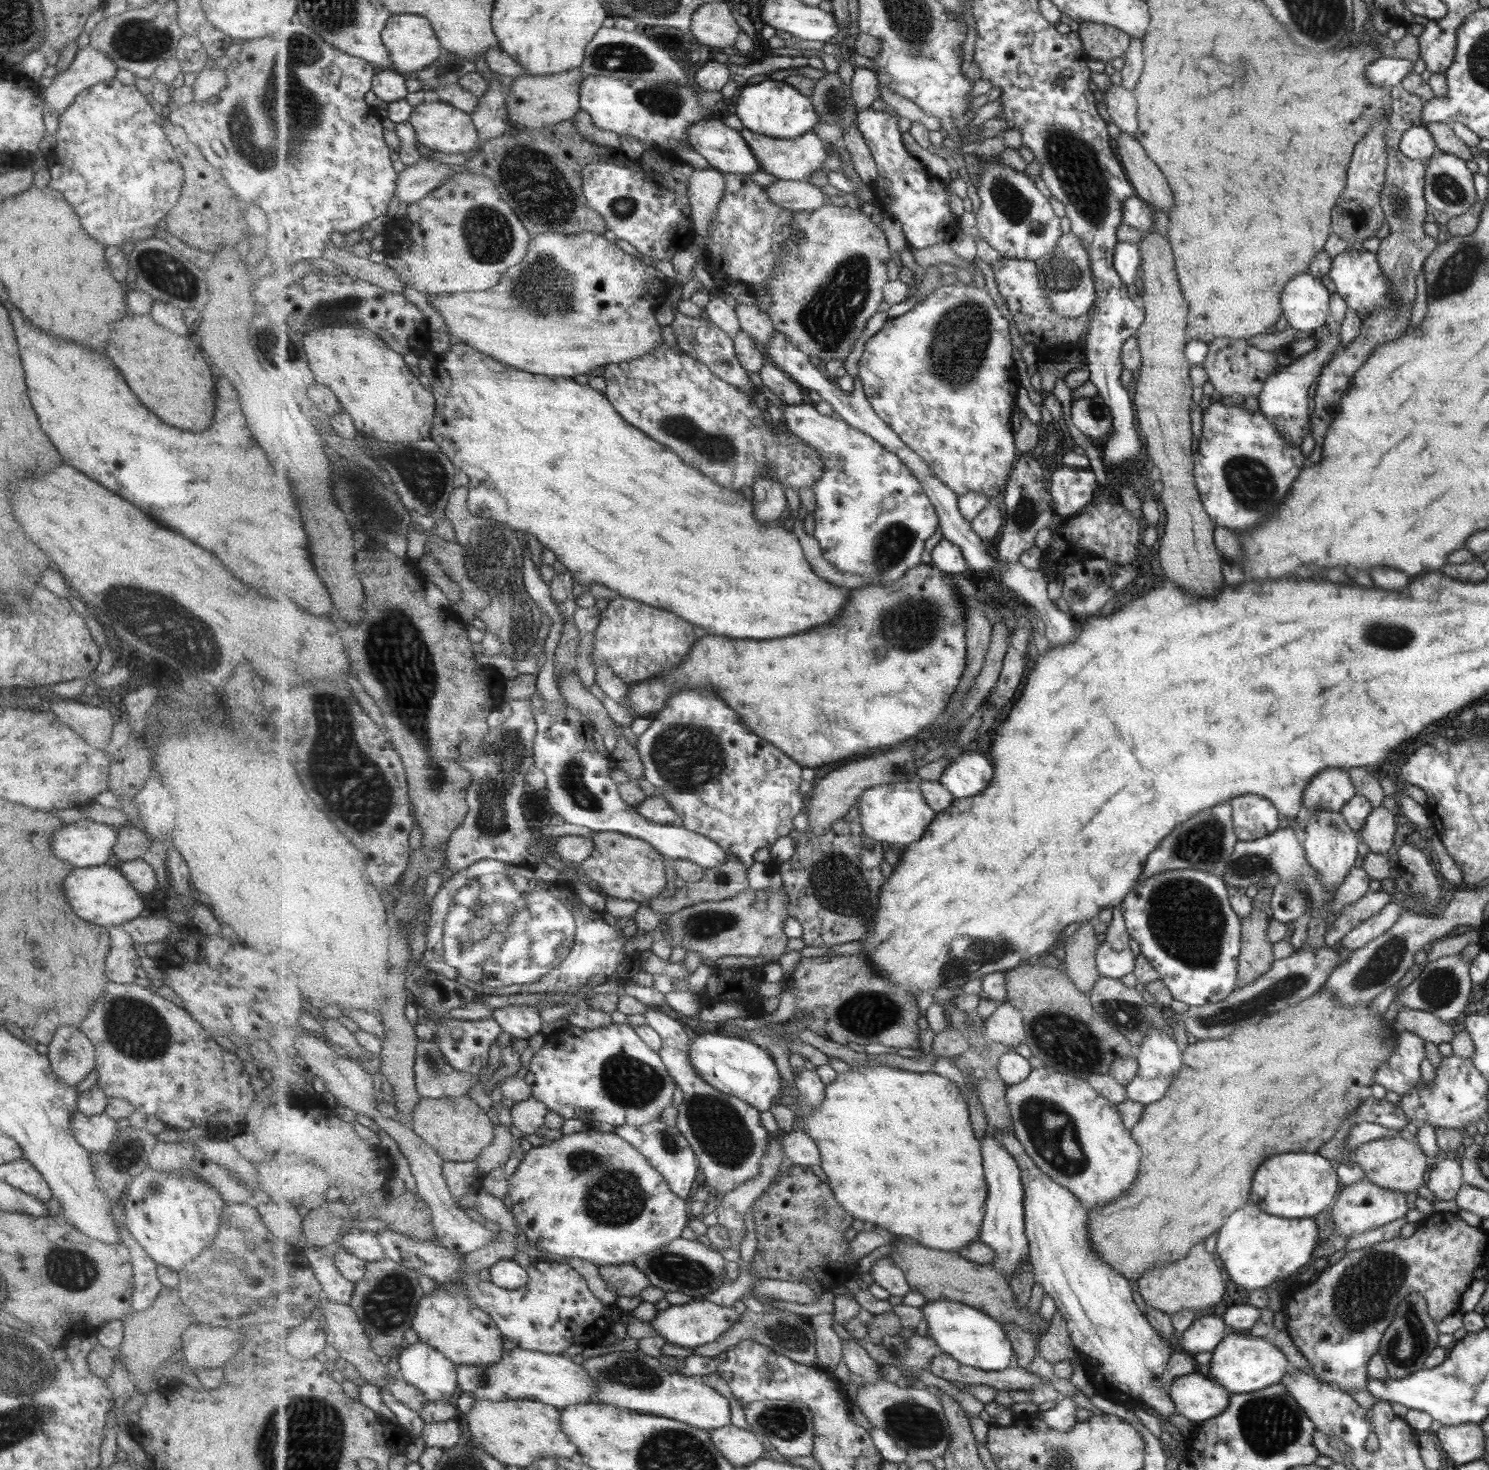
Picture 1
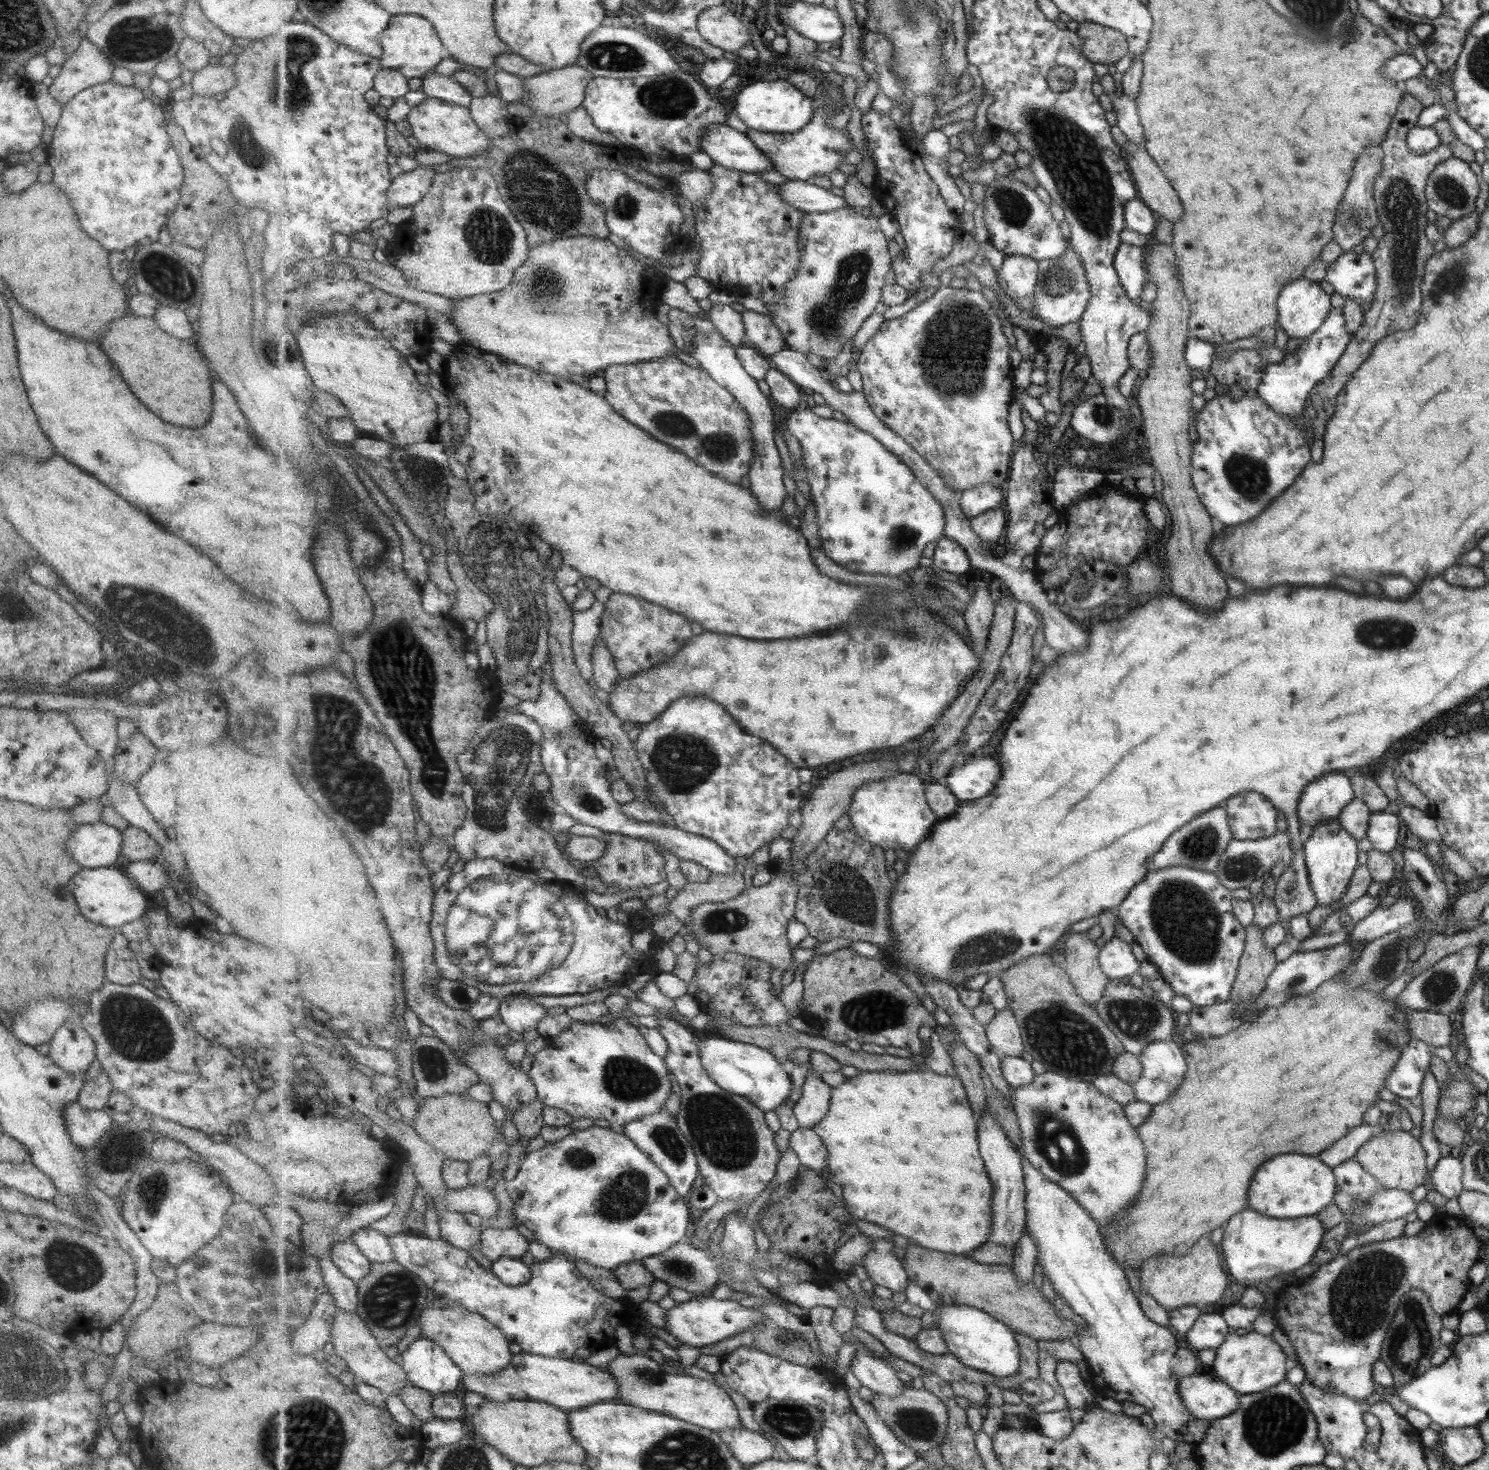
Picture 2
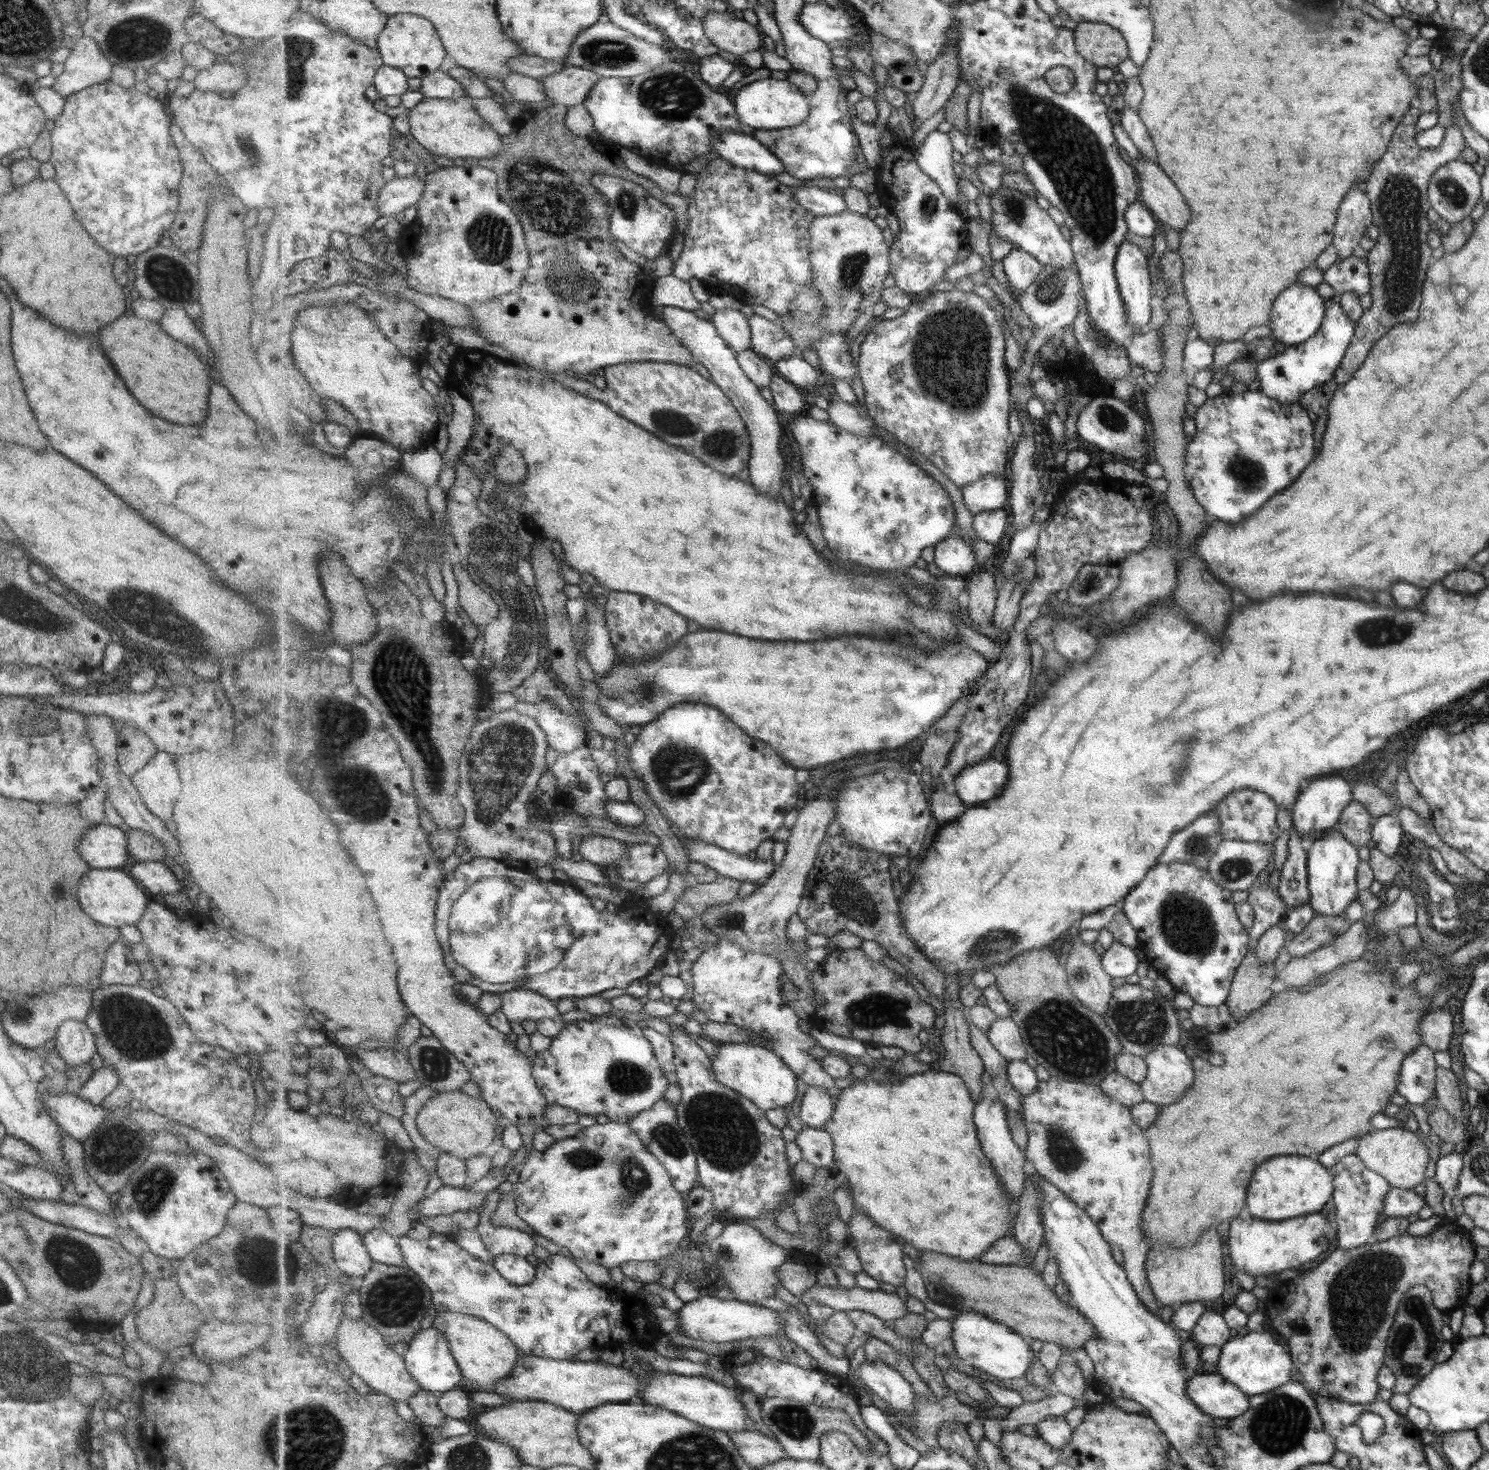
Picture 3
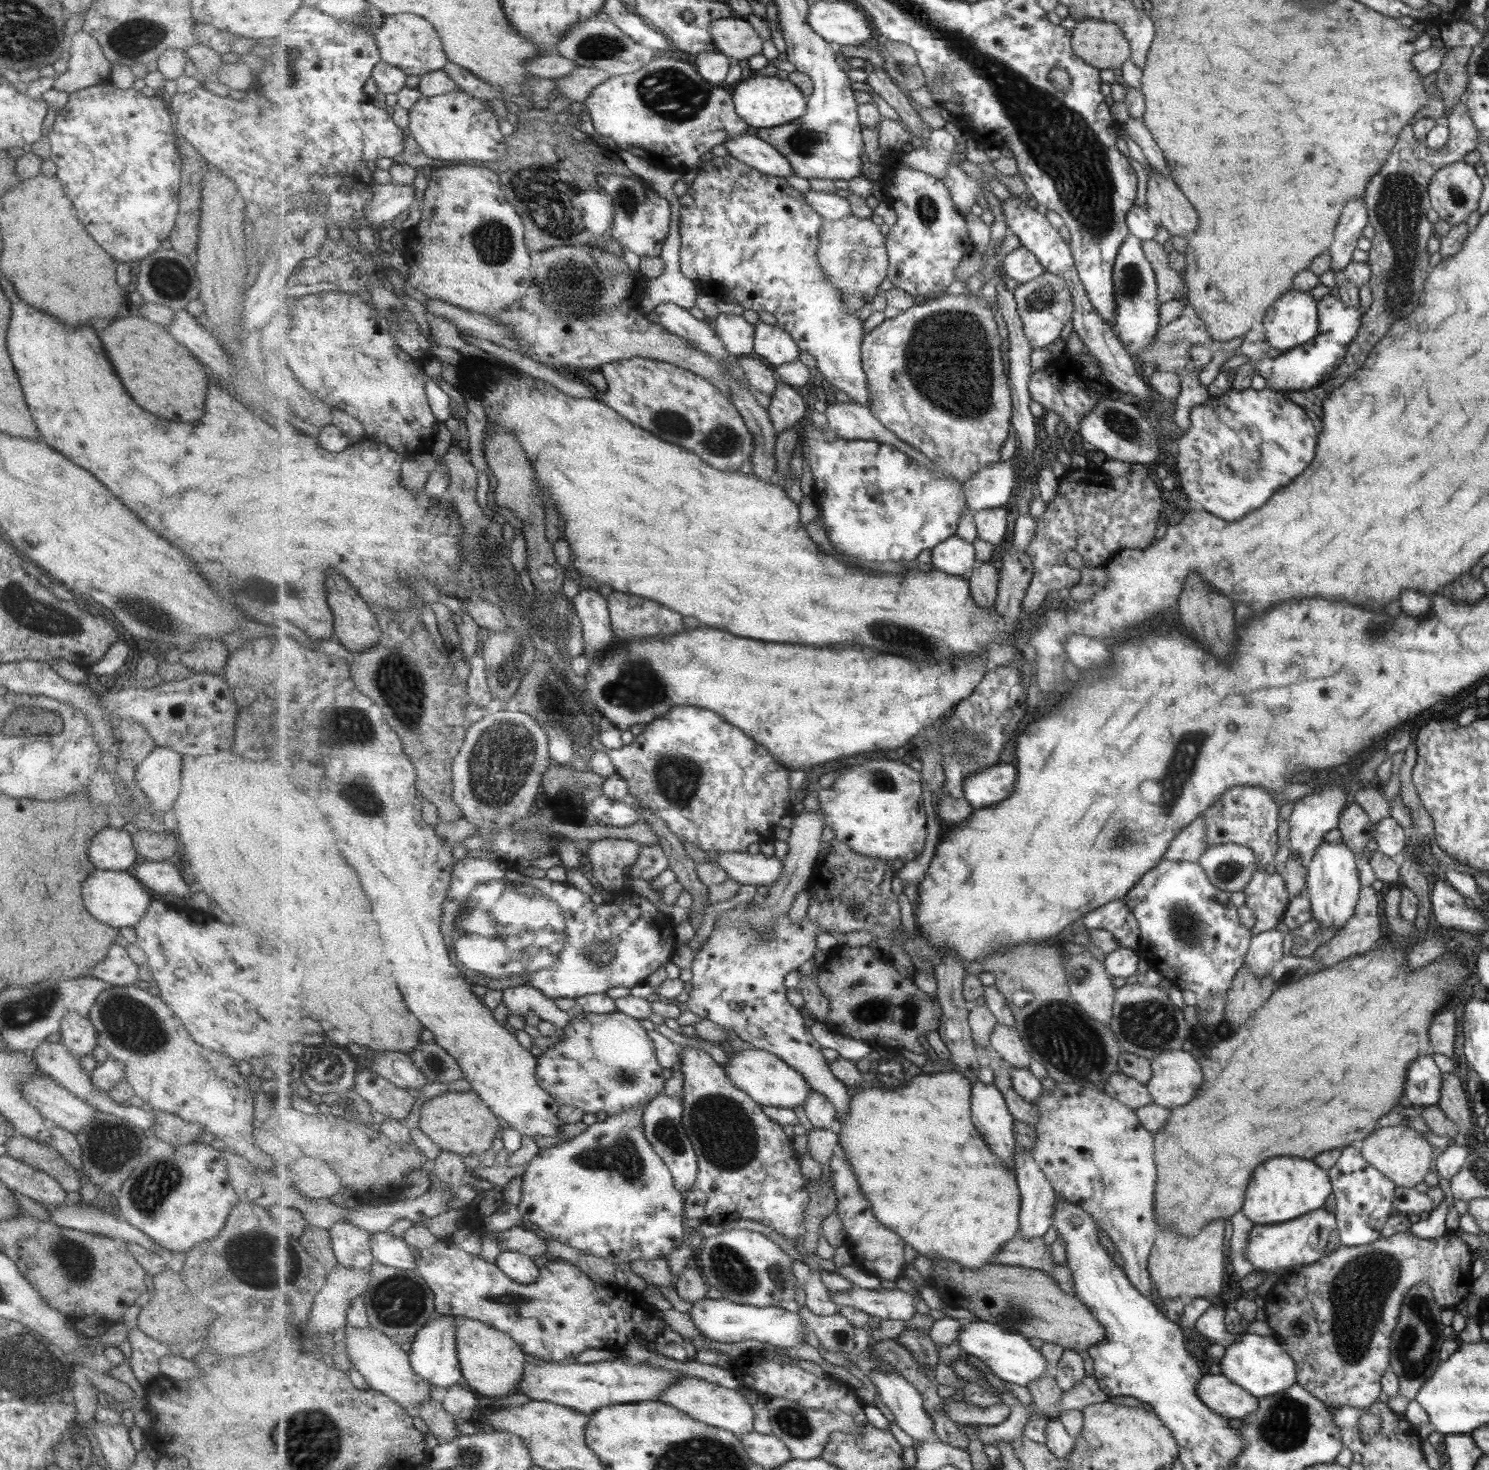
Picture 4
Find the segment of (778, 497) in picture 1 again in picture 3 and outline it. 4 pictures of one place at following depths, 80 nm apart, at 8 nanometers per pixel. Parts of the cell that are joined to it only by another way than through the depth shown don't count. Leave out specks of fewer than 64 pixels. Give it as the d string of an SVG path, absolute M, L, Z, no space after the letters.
M663 307L664 321L672 329L675 336L680 337L681 342L687 347L694 356L696 362L701 363L708 369L710 376L714 381L729 395L733 404L738 408L741 416L744 418L748 426L749 434L752 436L752 455L749 461L750 482L762 494L778 494L779 490L783 488L783 475L785 475L785 452L783 446L784 436L786 434L786 425L774 404L769 404L763 396L761 396L760 386L755 384L753 380L747 376L744 368L738 361L738 352L732 349L726 340L717 331L716 325L710 319L698 318L693 312L689 312L682 308Z

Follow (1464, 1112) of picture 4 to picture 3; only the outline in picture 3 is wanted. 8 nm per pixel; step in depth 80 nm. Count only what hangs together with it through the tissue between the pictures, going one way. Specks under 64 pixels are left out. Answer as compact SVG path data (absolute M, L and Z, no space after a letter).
M1436 1065L1434 1072L1434 1093L1436 1106L1446 1110L1449 1114L1461 1118L1461 1098L1459 1097L1459 1086L1457 1078L1450 1069L1445 1069Z

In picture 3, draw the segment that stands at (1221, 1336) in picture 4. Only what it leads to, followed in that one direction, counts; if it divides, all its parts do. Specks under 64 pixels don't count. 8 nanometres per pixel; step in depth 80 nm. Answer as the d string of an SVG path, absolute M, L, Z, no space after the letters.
M1203 1311L1191 1331L1192 1342L1202 1346L1219 1346L1229 1340L1233 1332L1225 1324L1223 1317L1213 1311Z

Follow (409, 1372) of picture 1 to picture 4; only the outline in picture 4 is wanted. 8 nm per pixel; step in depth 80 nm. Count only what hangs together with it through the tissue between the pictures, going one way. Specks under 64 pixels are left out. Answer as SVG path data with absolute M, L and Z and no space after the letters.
M454 1315L435 1316L429 1324L425 1325L417 1333L415 1342L408 1346L413 1370L421 1378L429 1381L432 1386L441 1386L441 1388L449 1389L452 1386L464 1383L459 1348L457 1348L454 1318Z

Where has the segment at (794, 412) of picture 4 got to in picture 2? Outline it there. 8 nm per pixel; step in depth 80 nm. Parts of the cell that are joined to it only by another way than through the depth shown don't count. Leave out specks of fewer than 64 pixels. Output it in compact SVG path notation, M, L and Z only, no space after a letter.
M770 368L764 380L769 384L772 398L787 412L799 408L803 402L803 388L777 368Z

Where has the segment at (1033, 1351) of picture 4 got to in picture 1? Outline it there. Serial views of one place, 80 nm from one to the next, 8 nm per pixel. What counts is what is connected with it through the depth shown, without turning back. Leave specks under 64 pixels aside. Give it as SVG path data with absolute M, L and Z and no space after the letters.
M951 1300L927 1303L921 1310L928 1325L927 1334L936 1340L942 1353L949 1353L957 1362L979 1370L1000 1371L1010 1367L1015 1354L1010 1332L988 1313Z

